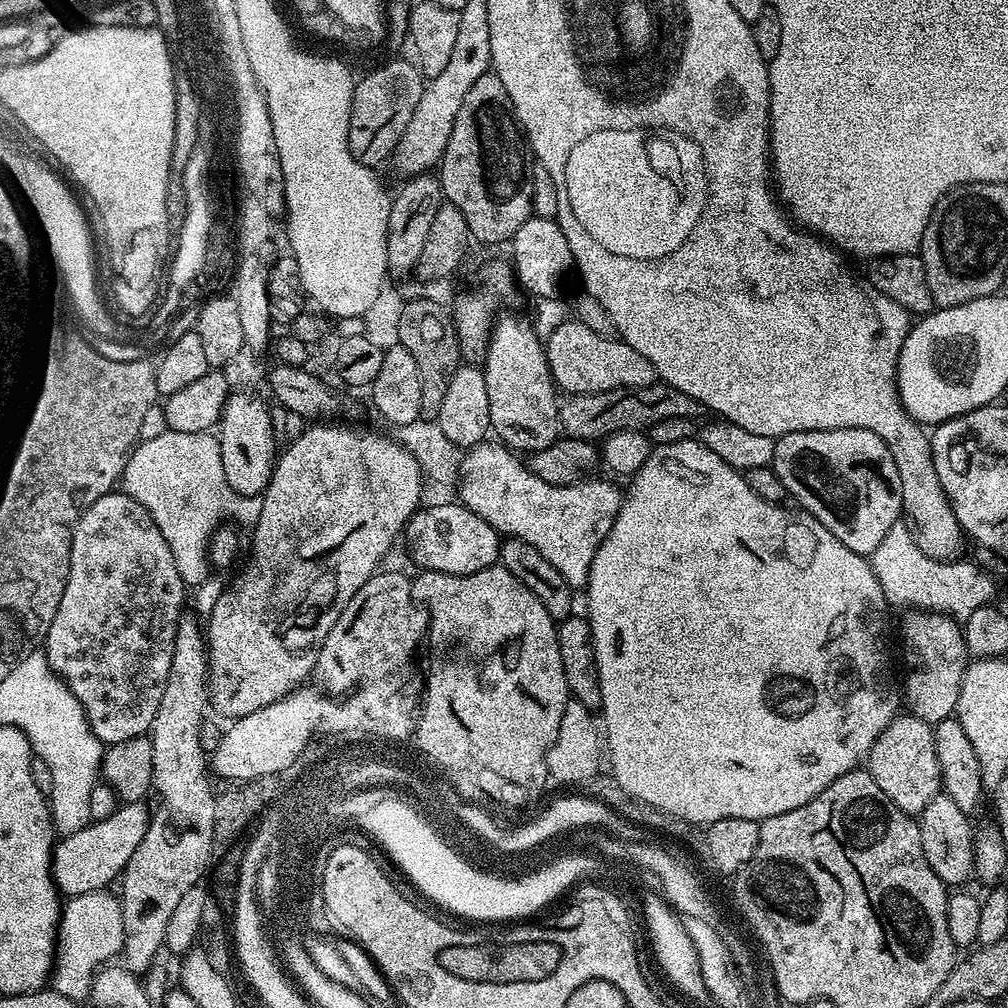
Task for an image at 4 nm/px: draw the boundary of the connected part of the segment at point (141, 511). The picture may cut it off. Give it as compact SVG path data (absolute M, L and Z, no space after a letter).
M120 490L108 492L81 514L72 531L70 570L58 614L42 641L48 664L78 698L90 730L107 746L138 738L151 729L174 654L176 627L184 608L186 585L174 566L162 532L154 518L134 498Z

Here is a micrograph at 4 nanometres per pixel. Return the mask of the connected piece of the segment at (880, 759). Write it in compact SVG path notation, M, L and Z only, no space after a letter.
M899 713L875 740L866 761L866 770L878 788L911 816L918 816L943 787L937 751L934 750L935 729L924 720L927 719L913 713Z

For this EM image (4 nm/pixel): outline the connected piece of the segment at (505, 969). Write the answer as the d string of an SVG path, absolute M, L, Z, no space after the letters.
M550 938L540 940L520 940L517 944L467 944L461 942L442 950L439 954L442 970L462 978L462 982L486 982L487 984L509 984L510 982L539 982L541 978L550 978L558 970L560 948Z

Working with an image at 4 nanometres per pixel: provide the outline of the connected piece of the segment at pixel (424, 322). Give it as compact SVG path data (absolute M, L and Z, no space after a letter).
M409 299L398 319L398 338L400 345L410 350L410 355L418 366L418 375L422 381L421 417L435 421L436 415L442 410L446 386L450 386L450 378L454 378L456 369L462 364L456 326L452 323L449 309L444 309L436 300Z

